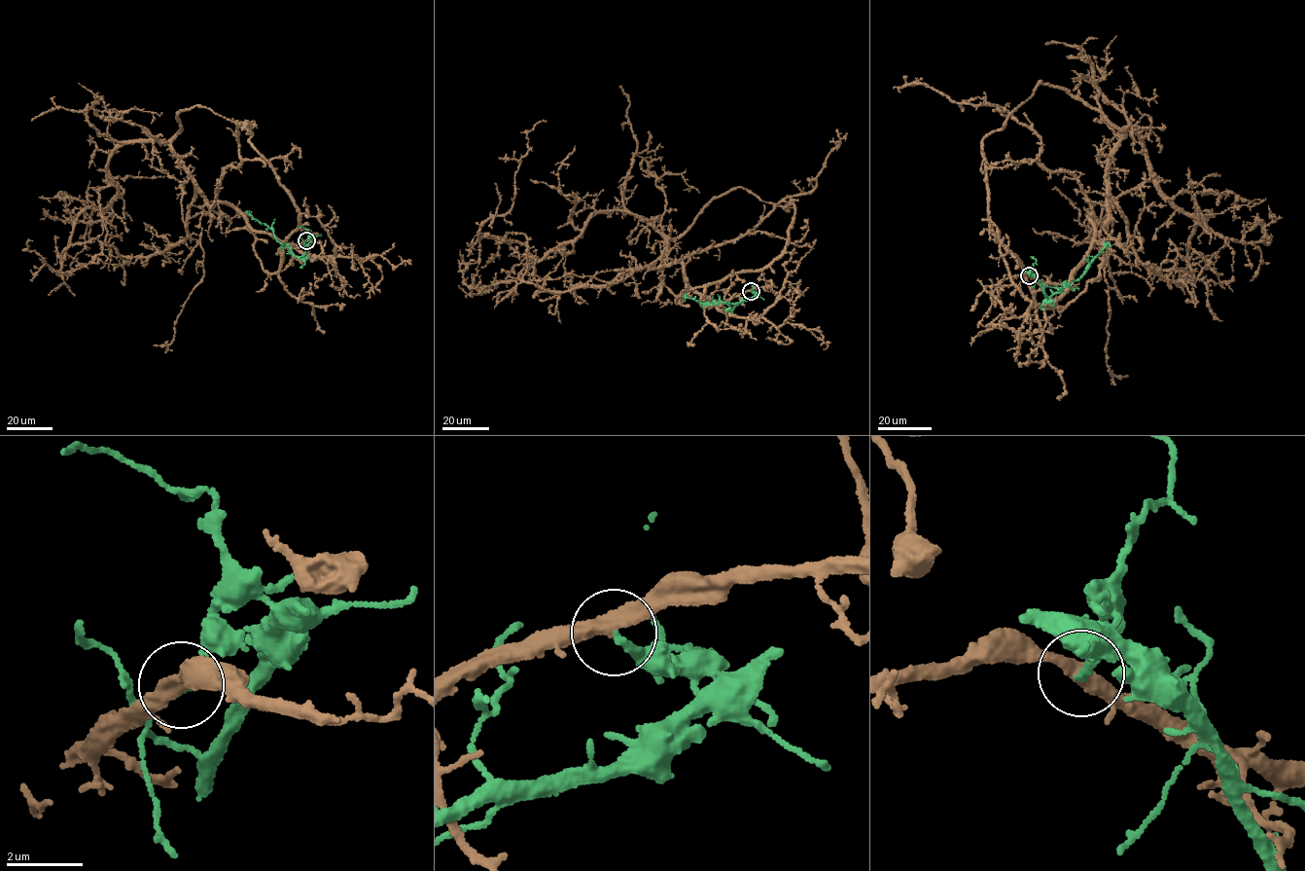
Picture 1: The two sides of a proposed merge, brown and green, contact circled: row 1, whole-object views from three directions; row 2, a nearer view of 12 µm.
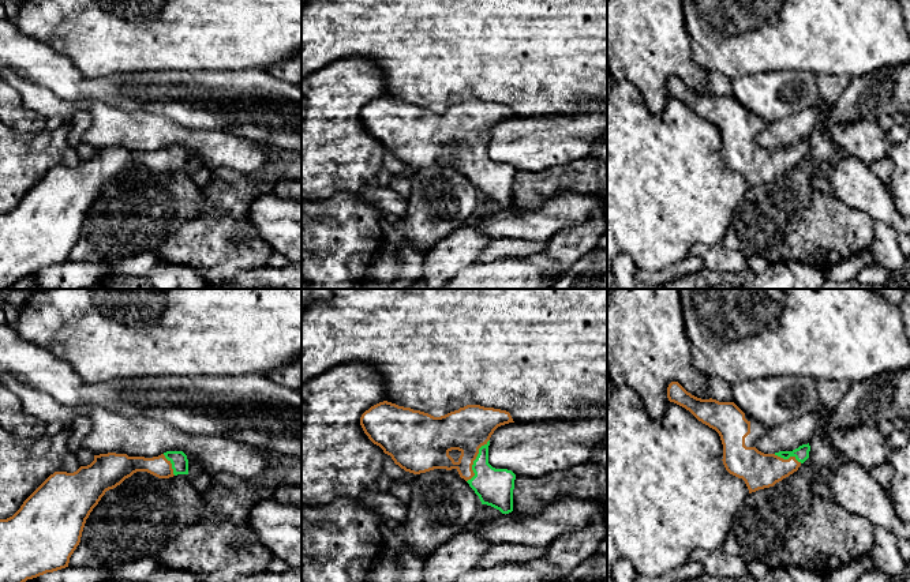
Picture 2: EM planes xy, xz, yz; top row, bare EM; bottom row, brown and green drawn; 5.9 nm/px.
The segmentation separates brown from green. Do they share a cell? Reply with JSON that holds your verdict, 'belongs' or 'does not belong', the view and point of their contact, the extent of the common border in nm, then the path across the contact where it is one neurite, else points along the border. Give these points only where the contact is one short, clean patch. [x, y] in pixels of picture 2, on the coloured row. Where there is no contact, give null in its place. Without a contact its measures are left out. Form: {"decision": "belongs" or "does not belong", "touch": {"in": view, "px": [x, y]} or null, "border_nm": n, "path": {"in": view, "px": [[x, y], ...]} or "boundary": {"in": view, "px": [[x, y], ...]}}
{"decision": "does not belong", "touch": {"in": "xz", "px": [474, 460]}, "border_nm": 280}

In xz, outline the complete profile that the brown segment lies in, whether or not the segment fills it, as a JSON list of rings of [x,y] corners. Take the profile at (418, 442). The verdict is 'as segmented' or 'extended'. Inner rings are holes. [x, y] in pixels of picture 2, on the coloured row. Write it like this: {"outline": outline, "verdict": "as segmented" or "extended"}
{"outline": [[[383,401],[360,417],[368,439],[405,472],[420,474],[434,469],[456,469],[471,480],[479,448],[494,431],[514,423],[501,409],[467,405],[441,417]]], "verdict": "as segmented"}

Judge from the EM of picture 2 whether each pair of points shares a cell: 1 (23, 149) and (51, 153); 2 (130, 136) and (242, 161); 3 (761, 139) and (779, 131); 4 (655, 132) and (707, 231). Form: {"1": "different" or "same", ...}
{"1": "same", "2": "same", "3": "same", "4": "same"}

